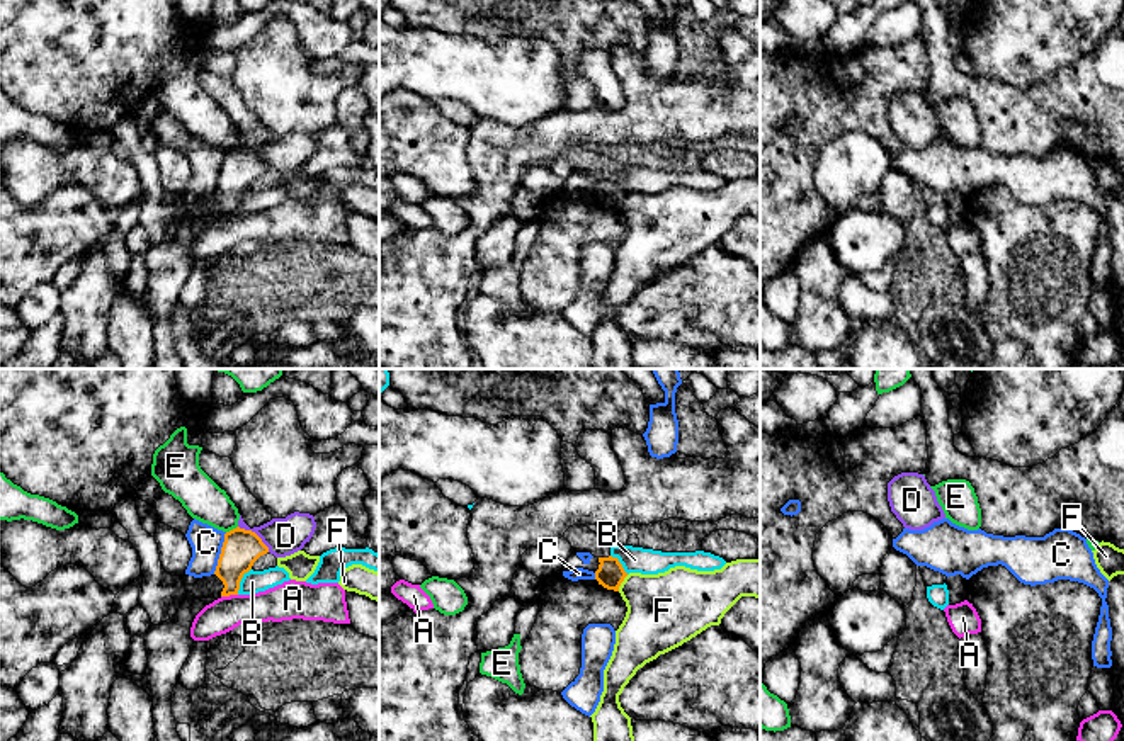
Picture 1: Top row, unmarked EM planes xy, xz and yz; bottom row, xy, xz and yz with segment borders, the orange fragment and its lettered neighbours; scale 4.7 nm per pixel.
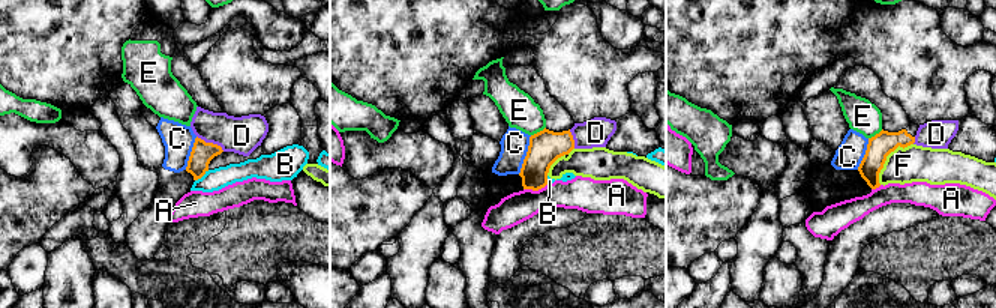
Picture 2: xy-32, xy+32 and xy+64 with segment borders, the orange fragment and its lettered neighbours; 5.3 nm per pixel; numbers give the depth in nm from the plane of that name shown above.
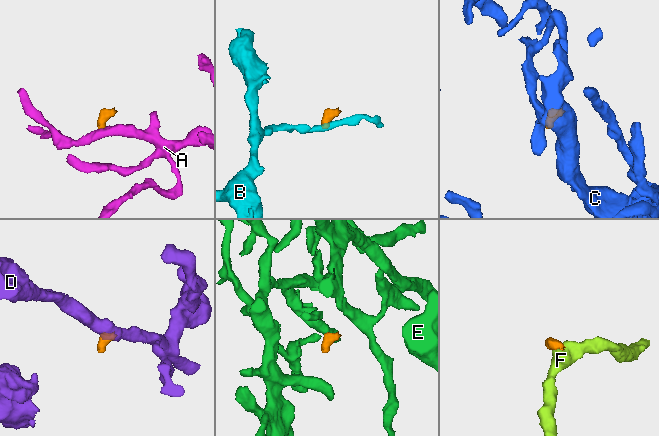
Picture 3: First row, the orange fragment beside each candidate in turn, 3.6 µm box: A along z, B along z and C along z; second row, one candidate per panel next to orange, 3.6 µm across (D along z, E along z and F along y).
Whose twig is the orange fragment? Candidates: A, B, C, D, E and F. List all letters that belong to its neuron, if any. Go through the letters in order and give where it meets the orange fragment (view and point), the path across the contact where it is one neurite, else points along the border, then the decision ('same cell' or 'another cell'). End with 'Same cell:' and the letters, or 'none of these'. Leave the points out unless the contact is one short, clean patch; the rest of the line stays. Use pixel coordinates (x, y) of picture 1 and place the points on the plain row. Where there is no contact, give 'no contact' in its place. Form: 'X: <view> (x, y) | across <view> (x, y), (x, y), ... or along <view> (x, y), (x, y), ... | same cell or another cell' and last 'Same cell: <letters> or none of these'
A: xy (228, 214) | along xy (237, 213), (221, 216) | another cell
B: xy (240, 199) | along xy (250, 187), (244, 194), (237, 213) | another cell
C: xy (221, 172) | along xy (227, 152), (213, 192) | another cell
D: xy (255, 153) | along xy (238, 145), (252, 150), (269, 170) | another cell
E: xy (233, 148) | along xy (237, 145), (227, 152) | another cell
F: xz (621, 201) | along xz (628, 194), (618, 209) | another cell
Same cell: none of these

